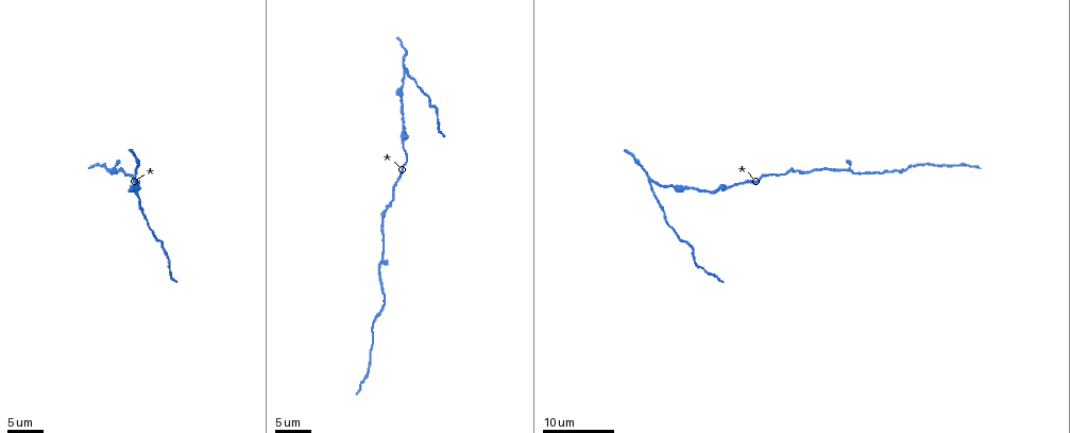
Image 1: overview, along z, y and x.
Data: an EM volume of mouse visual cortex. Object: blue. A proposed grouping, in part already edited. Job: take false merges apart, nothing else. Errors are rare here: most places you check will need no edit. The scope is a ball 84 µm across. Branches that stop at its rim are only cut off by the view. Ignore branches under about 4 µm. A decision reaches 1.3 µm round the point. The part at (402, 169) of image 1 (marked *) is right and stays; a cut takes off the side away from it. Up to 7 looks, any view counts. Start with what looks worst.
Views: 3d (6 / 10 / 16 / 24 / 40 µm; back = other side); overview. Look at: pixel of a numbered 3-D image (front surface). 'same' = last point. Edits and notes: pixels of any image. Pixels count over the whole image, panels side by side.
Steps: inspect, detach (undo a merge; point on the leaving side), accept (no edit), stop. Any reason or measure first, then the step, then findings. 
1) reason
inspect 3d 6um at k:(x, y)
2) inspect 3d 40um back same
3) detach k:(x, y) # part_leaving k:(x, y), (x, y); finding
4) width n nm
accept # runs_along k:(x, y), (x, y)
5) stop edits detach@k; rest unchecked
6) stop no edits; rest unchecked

branch point
inspect 3d 24um at 1:(135, 185)

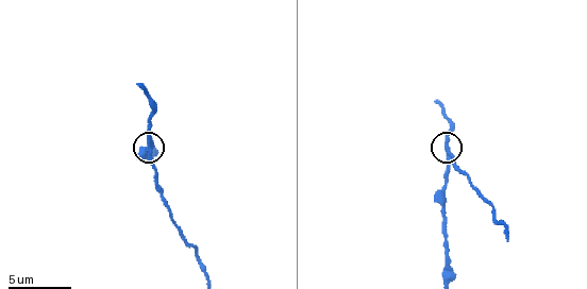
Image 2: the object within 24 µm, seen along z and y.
inspect 3d 6um at 2:(447, 150)

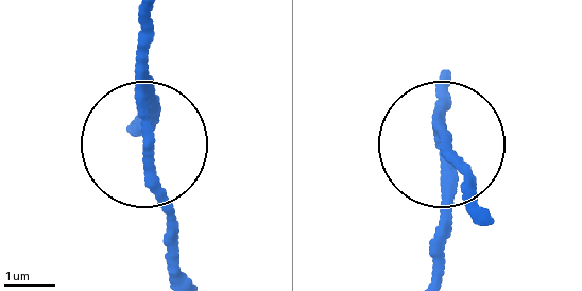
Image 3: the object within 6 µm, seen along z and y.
inspect 3d 6um back at 3:(446, 137)

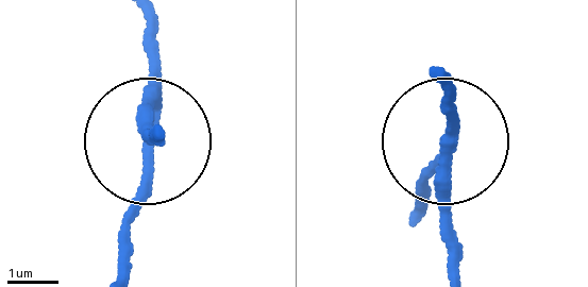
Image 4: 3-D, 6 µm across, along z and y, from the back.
accept # runs_along 4:(458, 262), (446, 91); continuous, no second cell

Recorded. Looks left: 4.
thick turns thin
inspect 3d 16um at 1:(404, 145)

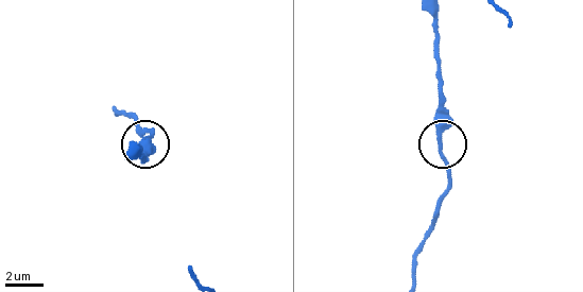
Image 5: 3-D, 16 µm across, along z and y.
inspect 3d 10um at 5:(439, 145)

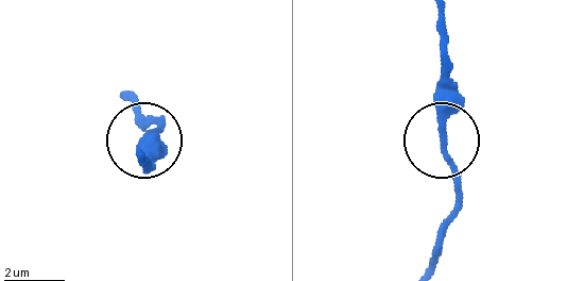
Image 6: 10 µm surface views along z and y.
from behind
inspect 3d 10um back at 6:(442, 139)

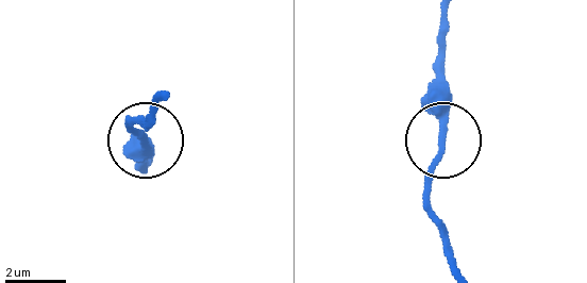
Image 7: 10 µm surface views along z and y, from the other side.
width 210 nm
accept # runs_along 7:(446, 239), (431, 203), (431, 165), (446, 135), (446, 46); all the same cell

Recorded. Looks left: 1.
stop no edits; rest unchecked

